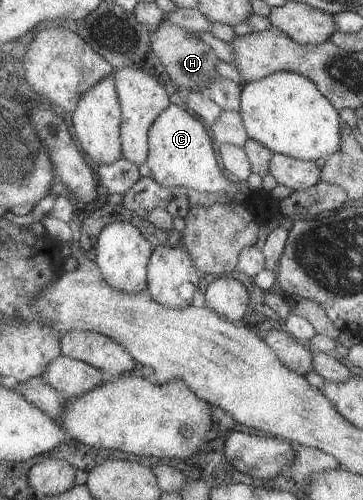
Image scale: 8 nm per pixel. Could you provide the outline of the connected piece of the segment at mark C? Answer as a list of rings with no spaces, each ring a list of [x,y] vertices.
[[[173,103],[156,119],[151,128],[150,154],[147,162],[153,170],[153,177],[165,187],[186,187],[199,192],[217,192],[219,194],[223,192],[234,200],[247,201],[249,196],[240,192],[240,189],[235,192],[234,184],[226,176],[222,176],[218,160],[216,160],[216,152],[212,150],[212,140],[204,125],[201,120],[196,120],[188,110]]]

